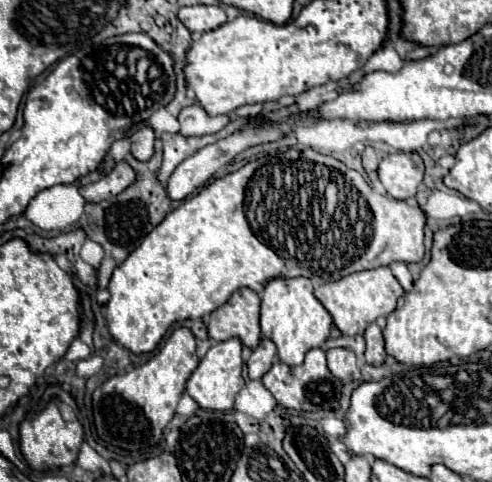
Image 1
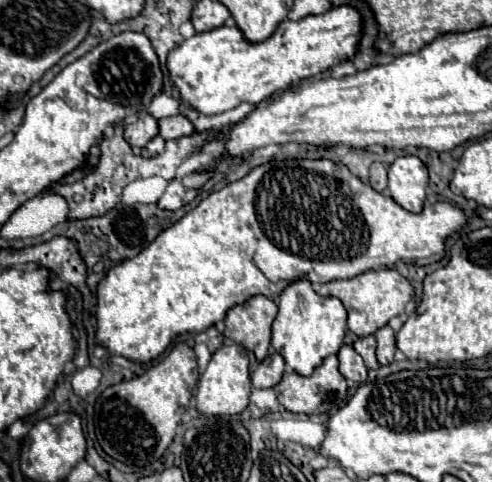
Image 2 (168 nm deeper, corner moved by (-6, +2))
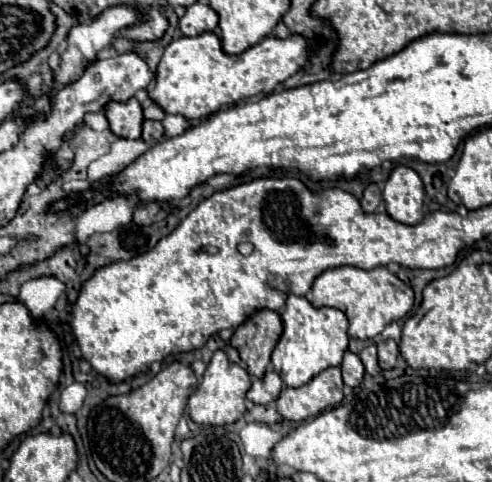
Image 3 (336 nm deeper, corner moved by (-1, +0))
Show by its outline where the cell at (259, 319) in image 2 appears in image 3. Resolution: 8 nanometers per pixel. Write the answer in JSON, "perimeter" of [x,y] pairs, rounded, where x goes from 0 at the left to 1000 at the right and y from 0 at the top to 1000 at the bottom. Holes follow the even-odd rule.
{"perimeter":[[[533,641],[476,687],[467,716],[500,753],[504,774],[533,782],[549,757],[549,737],[557,728],[557,712],[565,712],[565,695],[573,695],[569,654],[561,645]]]}

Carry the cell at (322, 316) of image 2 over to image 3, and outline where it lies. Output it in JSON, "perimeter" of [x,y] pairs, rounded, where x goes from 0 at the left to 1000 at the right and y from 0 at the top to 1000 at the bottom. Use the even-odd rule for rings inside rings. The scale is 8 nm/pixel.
{"perimeter":[[[585,612],[573,670],[577,687],[553,732],[553,766],[585,803],[614,803],[638,778],[695,753],[695,737],[707,724],[707,662],[695,645],[675,637],[642,641],[622,616]]]}

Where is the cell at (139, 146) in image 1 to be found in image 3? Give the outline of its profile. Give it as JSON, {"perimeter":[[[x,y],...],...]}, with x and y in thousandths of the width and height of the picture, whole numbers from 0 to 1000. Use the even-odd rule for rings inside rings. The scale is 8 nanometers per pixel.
{"perimeter":[[[264,201],[252,214],[240,214],[240,210],[215,214],[211,234],[232,280],[252,288],[280,288],[289,280],[293,243],[289,243],[285,214],[272,201]]]}

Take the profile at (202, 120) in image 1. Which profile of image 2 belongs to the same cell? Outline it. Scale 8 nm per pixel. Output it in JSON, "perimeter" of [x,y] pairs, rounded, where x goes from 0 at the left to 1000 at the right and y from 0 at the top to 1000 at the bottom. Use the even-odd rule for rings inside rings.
{"perimeter":[[[356,239],[343,247],[323,247],[323,280],[331,288],[360,288],[396,276],[396,259],[376,239]]]}

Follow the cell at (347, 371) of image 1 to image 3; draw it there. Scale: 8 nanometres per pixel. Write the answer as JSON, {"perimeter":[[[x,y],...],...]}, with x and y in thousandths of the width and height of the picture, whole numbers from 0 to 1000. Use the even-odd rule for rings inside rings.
{"perimeter":[[[703,728],[699,749],[695,749],[695,782],[699,782],[699,799],[707,799],[707,803],[728,803],[736,795],[740,757],[728,737]]]}

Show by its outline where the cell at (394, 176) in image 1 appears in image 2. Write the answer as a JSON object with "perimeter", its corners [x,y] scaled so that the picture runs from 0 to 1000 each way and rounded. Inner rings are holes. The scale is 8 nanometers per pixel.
{"perimeter":[[[843,322],[807,326],[791,342],[791,396],[795,409],[827,438],[852,442],[860,434],[872,359]]]}

